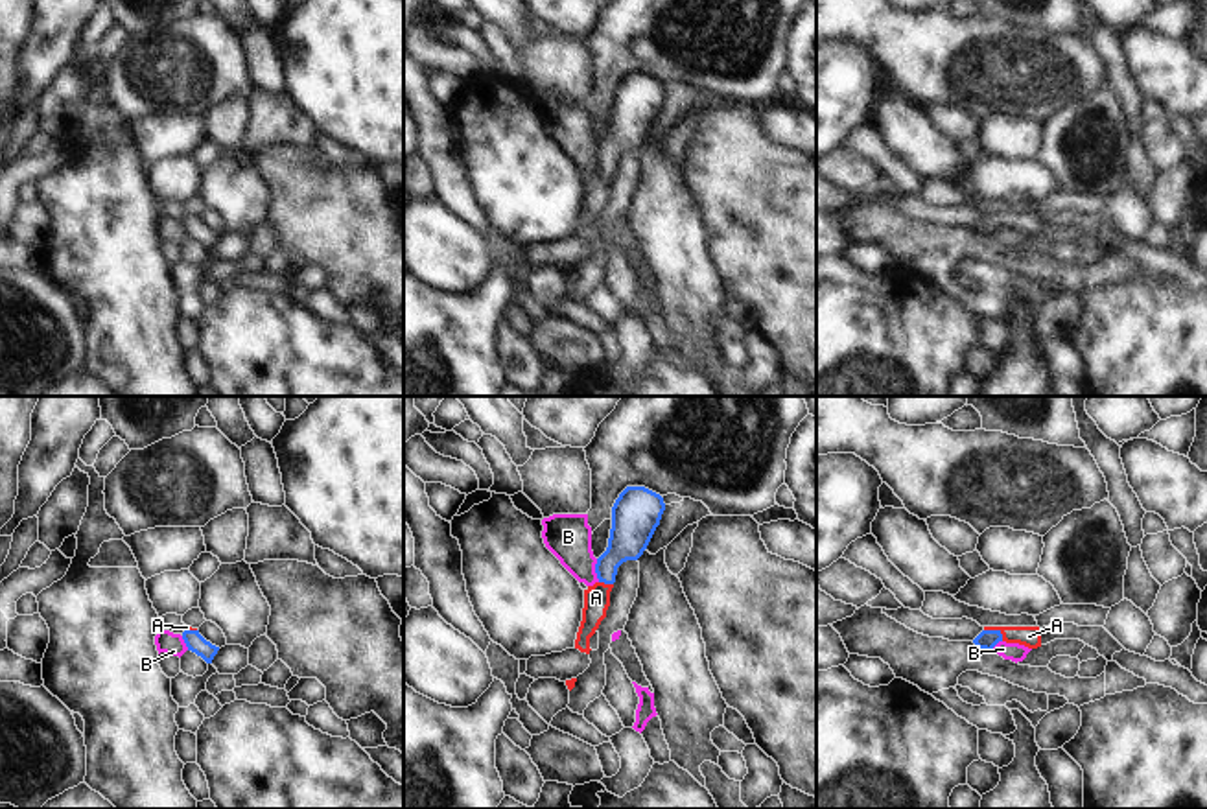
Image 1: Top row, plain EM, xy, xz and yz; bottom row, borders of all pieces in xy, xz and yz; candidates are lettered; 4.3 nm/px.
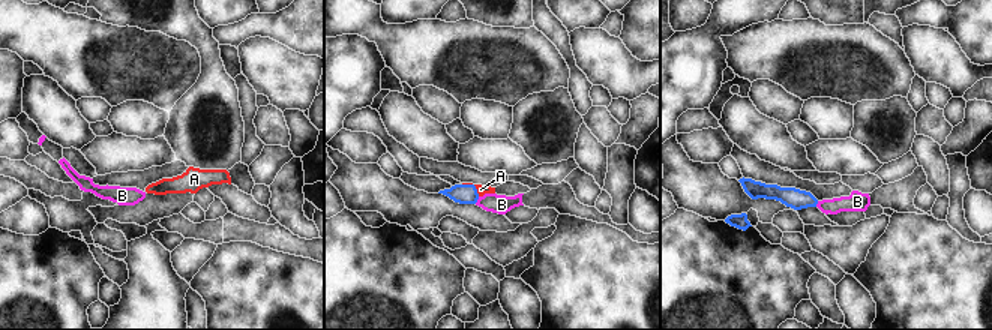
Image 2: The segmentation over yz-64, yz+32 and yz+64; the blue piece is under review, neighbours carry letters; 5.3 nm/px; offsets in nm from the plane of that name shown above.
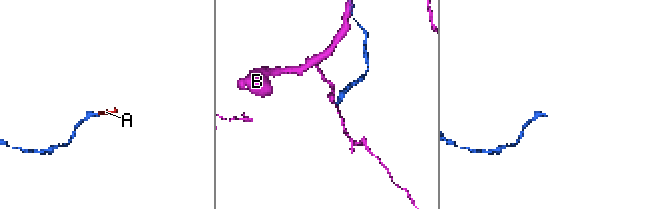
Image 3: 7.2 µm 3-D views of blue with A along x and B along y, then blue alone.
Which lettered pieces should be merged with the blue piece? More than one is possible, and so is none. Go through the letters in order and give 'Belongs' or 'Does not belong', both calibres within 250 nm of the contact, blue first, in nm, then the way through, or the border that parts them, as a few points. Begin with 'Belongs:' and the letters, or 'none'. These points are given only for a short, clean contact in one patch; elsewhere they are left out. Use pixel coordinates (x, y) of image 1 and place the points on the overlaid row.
Belongs: A
A: Belongs. Thickness 80 nm (blue) against 90 nm. Path across: yz (986, 640), (996, 631), (1029, 636)
B: Does not belong. Thickness 190 nm (blue) against 200 nm. Boundary: xz (596, 559), (596, 577), (599, 581)

